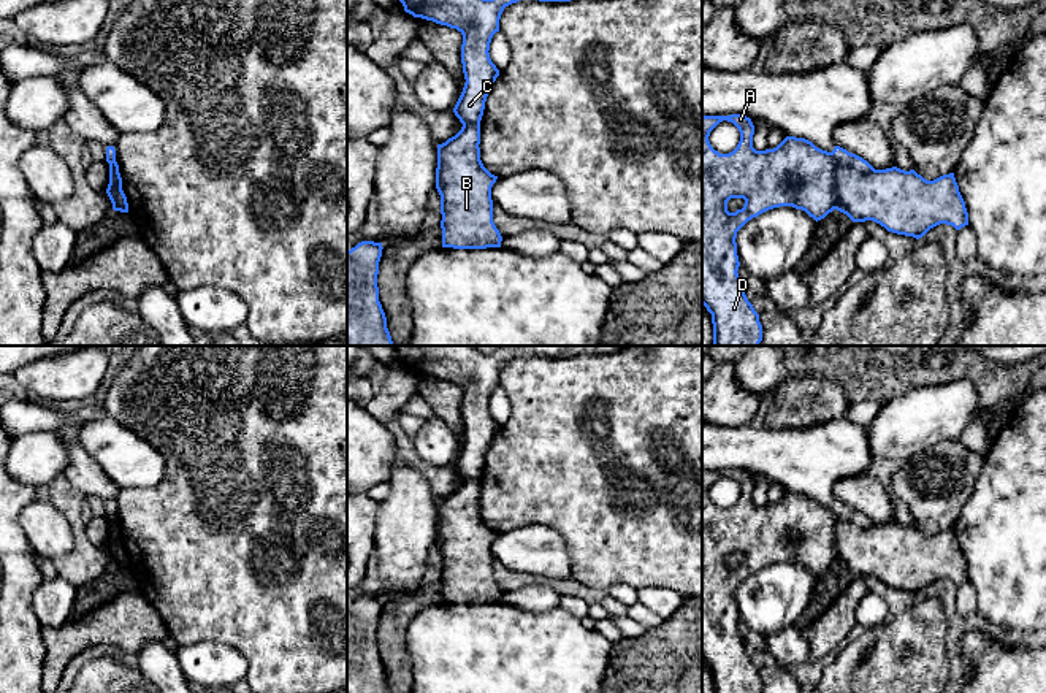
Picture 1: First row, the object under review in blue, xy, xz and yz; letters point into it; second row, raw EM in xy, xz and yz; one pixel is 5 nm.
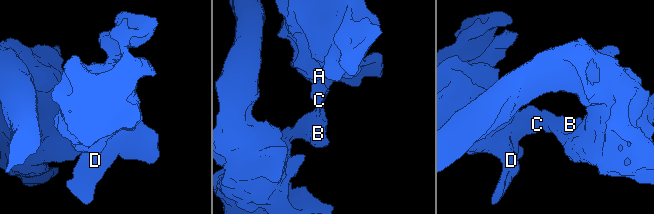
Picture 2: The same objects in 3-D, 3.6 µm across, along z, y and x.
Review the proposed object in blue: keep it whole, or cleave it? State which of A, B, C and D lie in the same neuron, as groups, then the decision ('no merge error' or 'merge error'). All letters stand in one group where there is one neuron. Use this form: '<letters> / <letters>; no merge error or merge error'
A C D / B; merge error

